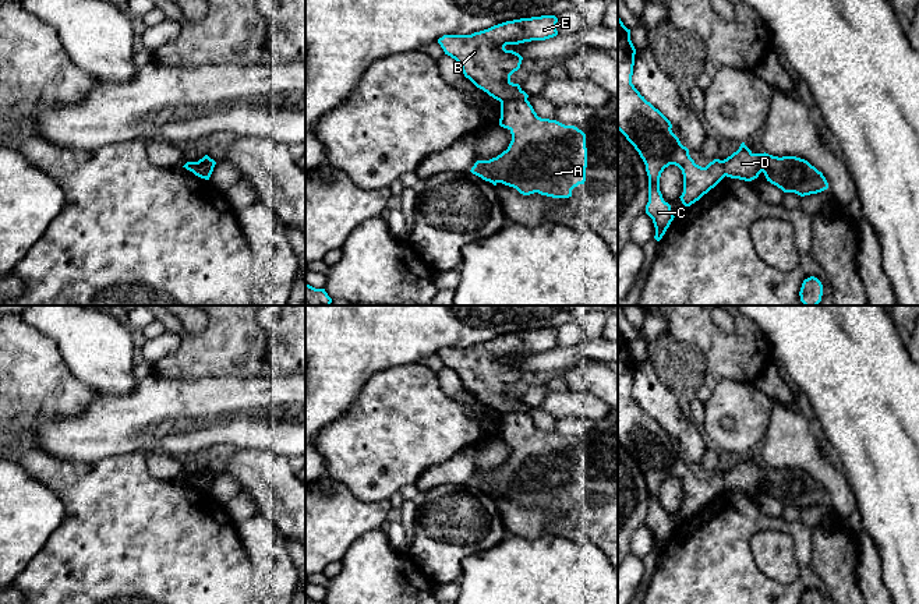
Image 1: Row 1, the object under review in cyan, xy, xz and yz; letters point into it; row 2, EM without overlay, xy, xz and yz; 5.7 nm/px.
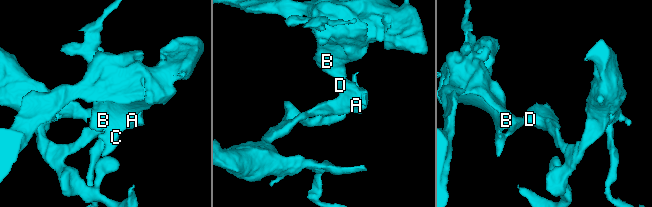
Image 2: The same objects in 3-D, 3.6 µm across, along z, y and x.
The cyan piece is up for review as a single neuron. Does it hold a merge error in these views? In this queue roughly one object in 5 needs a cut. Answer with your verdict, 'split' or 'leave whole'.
split

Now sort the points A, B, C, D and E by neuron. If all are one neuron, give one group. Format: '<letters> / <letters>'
A D / B C E

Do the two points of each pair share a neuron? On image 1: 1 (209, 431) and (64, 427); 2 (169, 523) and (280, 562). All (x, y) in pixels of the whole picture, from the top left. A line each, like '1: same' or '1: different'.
1: same
2: different

